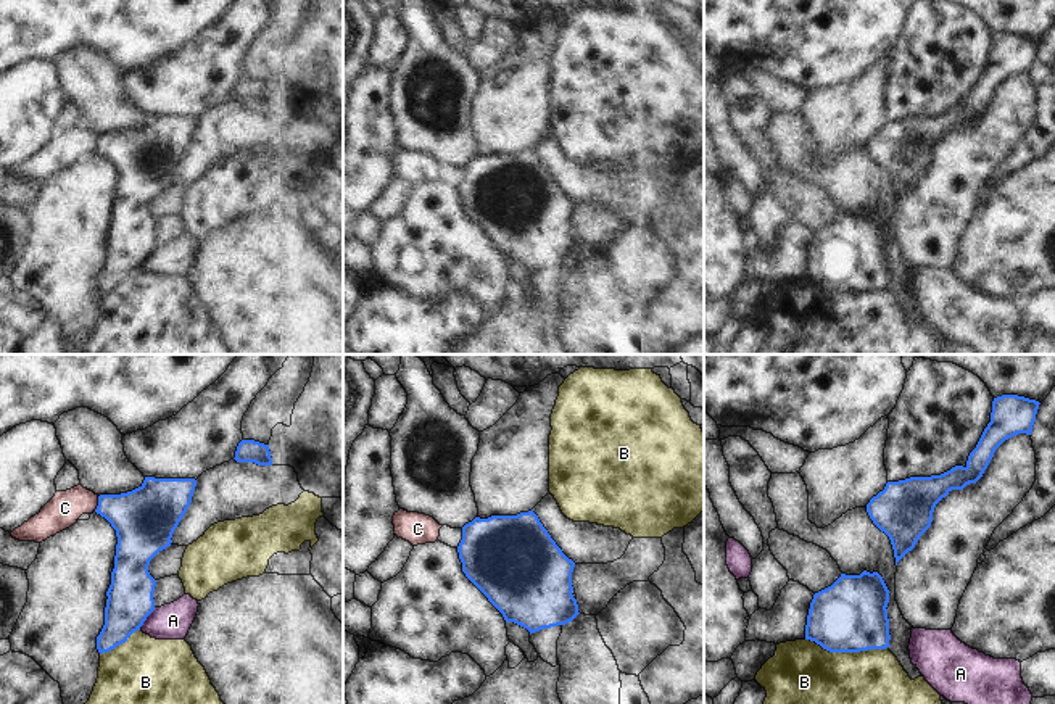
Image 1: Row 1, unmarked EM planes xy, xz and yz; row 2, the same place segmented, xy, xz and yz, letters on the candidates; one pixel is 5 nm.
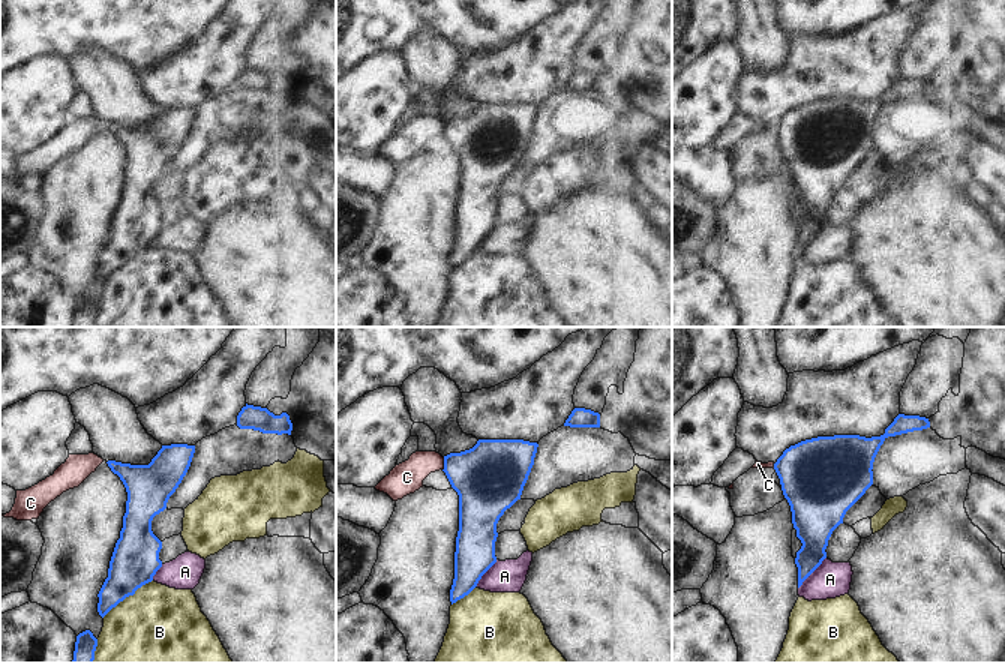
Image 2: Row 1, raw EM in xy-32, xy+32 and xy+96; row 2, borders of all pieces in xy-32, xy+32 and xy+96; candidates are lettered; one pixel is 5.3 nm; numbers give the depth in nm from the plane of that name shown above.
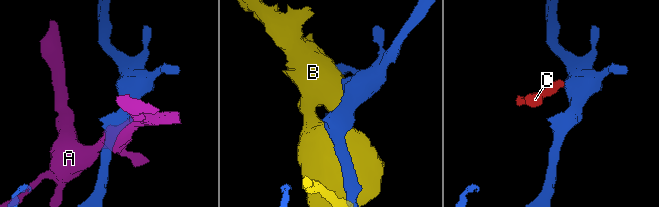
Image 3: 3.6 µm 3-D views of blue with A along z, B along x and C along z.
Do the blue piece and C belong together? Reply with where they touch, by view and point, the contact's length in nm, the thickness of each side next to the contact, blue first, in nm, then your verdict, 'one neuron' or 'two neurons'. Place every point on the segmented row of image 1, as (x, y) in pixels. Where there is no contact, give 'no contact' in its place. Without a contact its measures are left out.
contact xy (99, 505); length 80 nm; calibres 300 and 170 nm; two neurons

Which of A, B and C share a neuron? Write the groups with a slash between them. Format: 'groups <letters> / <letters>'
groups A / B / C

